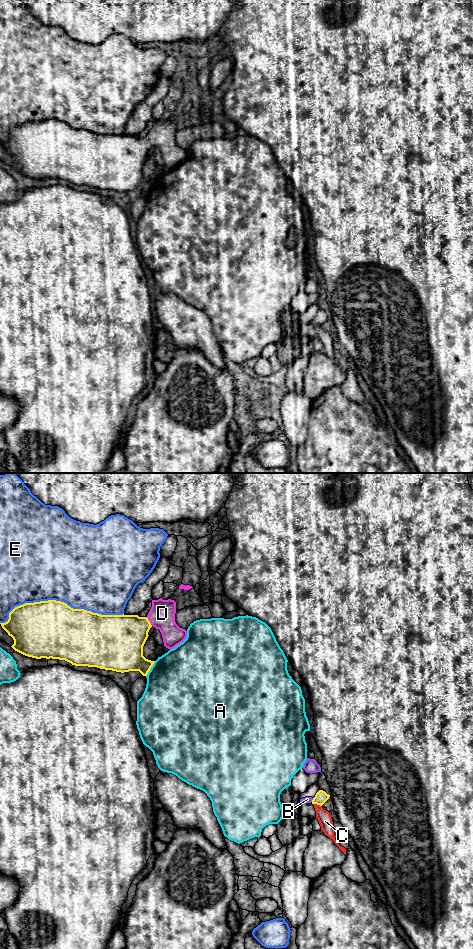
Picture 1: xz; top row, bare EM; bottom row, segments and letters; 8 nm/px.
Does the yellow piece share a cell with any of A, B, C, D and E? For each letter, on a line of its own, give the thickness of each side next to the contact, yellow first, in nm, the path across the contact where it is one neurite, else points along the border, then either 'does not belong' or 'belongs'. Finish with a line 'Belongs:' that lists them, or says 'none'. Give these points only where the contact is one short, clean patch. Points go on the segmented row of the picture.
A: 300 nm thick on the yellow side, 500 nm on the other; does not belong
B: 100 nm thick on the yellow side, 50 nm on the other; does not belong
C: 100 nm thick on the yellow side, 110 nm on the other; does not belong
D: 360 nm thick on the yellow side, 200 nm on the other; runs through xz (123, 636), (149, 621), (162, 613); belongs
E: 460 nm thick on the yellow side, 500 nm on the other; does not belong
Belongs: D

